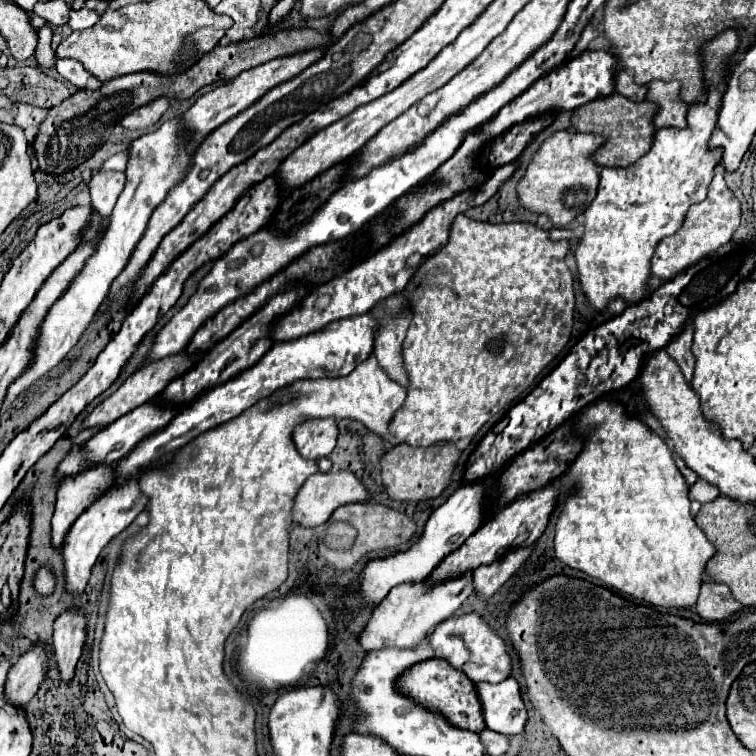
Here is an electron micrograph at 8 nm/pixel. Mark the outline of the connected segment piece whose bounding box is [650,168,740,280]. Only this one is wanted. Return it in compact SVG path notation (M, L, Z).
M722 168L716 170L710 186L708 186L708 196L704 202L690 206L682 228L674 234L664 238L658 246L656 252L652 256L652 276L658 276L662 280L670 280L672 276L680 274L682 270L686 270L688 266L700 262L702 258L706 258L708 254L712 254L714 250L718 250L720 246L724 246L726 242L730 242L732 234L738 228L740 222L740 202L736 200L736 196L728 190L724 178L722 178Z

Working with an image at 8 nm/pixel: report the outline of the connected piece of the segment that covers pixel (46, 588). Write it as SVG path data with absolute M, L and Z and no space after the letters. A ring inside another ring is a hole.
M40 568L38 576L36 576L36 590L38 590L38 594L46 596L46 594L52 592L52 588L54 588L54 576L52 576L52 572L48 568Z

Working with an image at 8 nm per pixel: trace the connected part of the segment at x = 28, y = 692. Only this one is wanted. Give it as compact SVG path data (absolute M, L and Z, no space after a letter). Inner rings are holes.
M34 644L20 660L8 670L4 684L4 702L24 708L46 676L46 650L44 644Z

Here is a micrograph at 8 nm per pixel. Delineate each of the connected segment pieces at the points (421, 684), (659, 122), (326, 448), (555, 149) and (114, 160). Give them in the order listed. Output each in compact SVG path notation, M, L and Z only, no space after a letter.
M430 658L430 660L422 660L422 662L406 668L398 676L396 688L404 696L414 700L418 706L444 716L456 728L470 730L470 732L482 732L486 728L486 724L482 720L482 708L478 704L478 696L474 696L474 682L468 680L468 676L464 672L450 668L450 664L446 664L446 660Z
M654 80L652 84L648 84L646 100L658 104L658 110L652 120L656 128L662 128L662 126L684 128L686 104L678 98L678 92L680 92L680 86L676 82Z
M314 418L296 426L292 438L300 456L308 460L318 460L334 450L338 428L332 418Z
M572 130L554 132L542 142L538 152L532 156L522 180L518 182L520 204L534 214L548 214L554 226L566 226L582 214L596 196L598 190L598 166L590 160L590 154L604 140L594 134L580 134Z
M120 152L120 154L108 158L98 172L104 172L104 170L122 170L124 172L126 170L126 152Z

